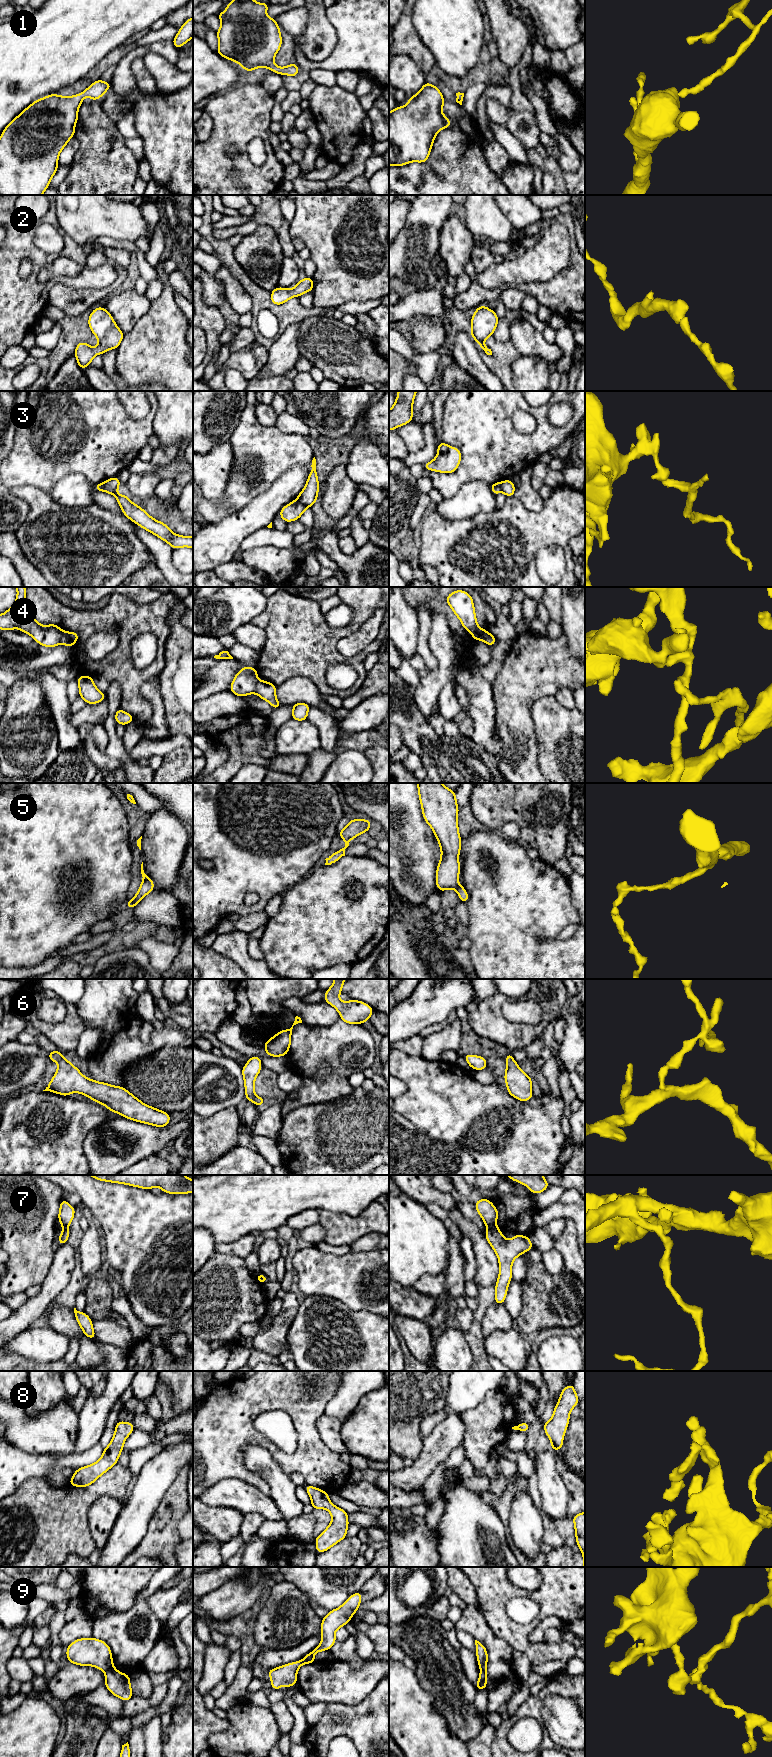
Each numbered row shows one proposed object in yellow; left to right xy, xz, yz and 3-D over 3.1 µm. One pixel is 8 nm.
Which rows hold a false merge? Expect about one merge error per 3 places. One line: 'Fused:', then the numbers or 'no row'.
Fused: 3, 4, 7, 9

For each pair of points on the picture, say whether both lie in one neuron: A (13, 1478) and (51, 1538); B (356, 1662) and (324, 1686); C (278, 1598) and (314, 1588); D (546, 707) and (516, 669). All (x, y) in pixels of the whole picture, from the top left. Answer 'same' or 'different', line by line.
A: different
B: different
C: different
D: different

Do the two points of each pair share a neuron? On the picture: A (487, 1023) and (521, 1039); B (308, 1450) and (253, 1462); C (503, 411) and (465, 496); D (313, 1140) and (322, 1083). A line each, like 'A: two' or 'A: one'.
A: one
B: two
C: two
D: two

